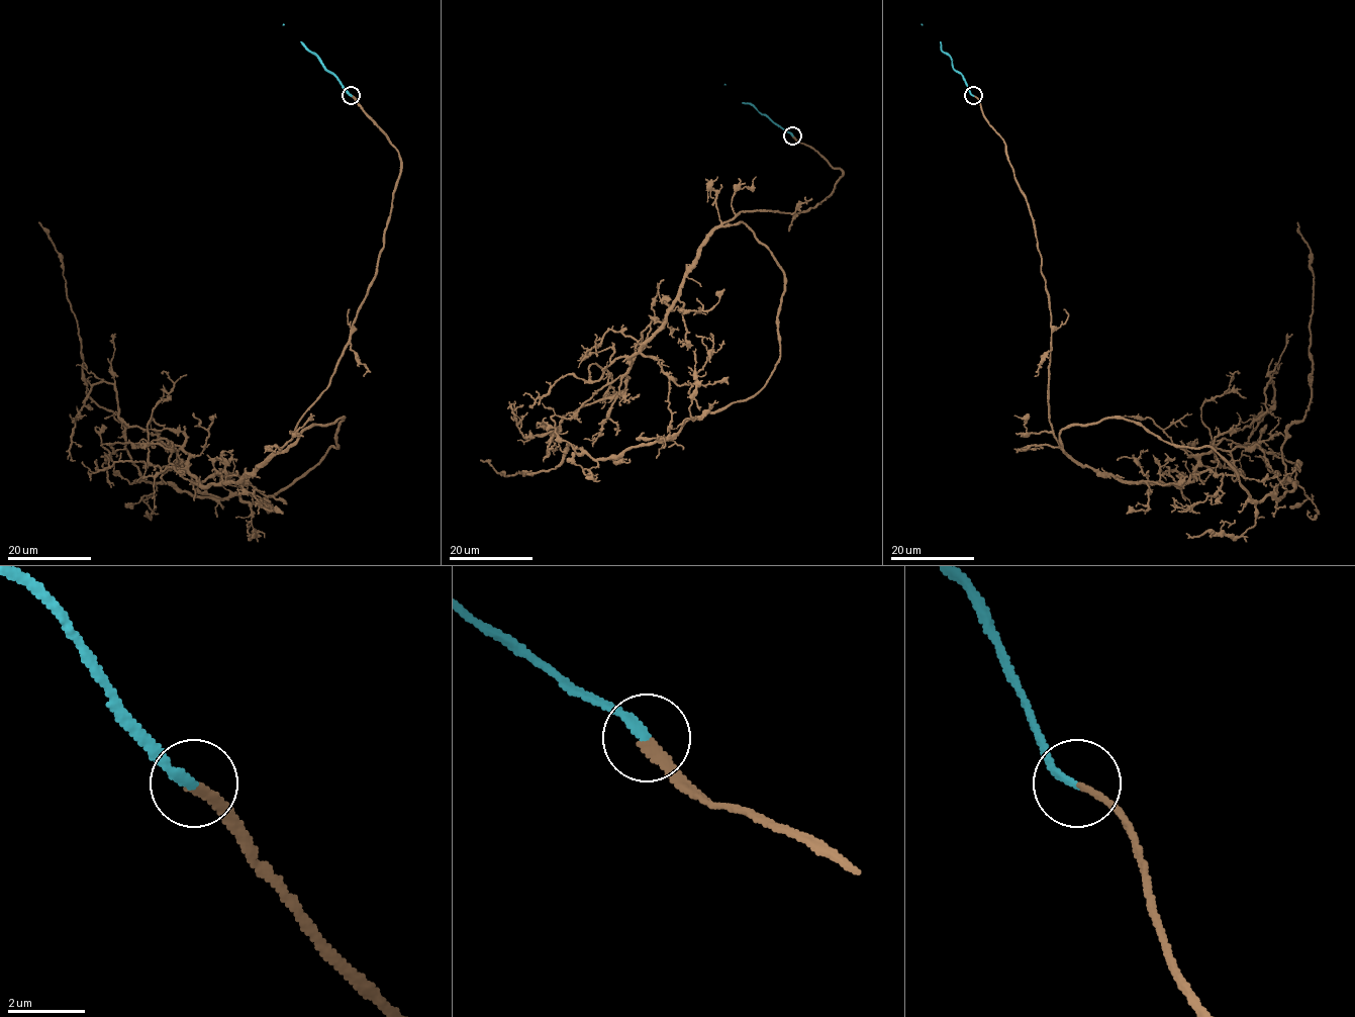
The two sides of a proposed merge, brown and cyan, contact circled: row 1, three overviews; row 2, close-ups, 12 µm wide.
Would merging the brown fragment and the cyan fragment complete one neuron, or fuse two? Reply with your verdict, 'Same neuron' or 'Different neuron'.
Same neuron

